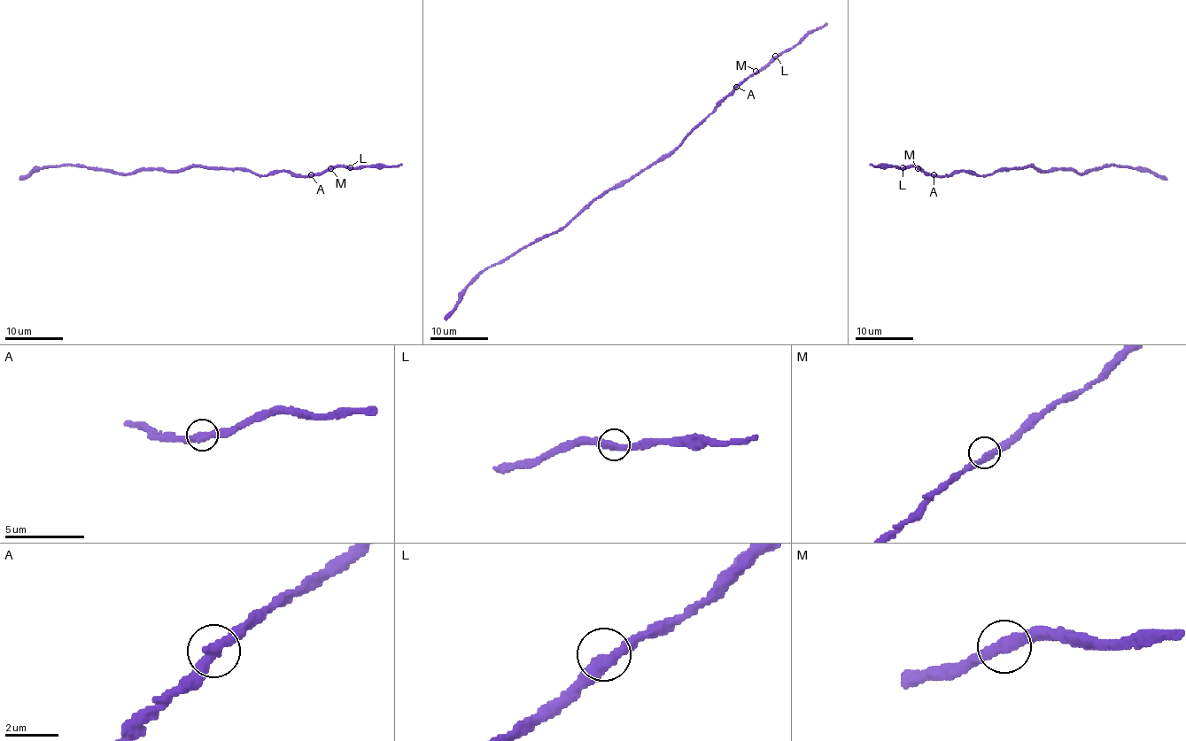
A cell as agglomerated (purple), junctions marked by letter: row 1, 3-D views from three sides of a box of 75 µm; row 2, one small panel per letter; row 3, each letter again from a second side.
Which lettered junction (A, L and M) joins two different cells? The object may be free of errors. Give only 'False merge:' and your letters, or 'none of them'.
False merge: none of them

